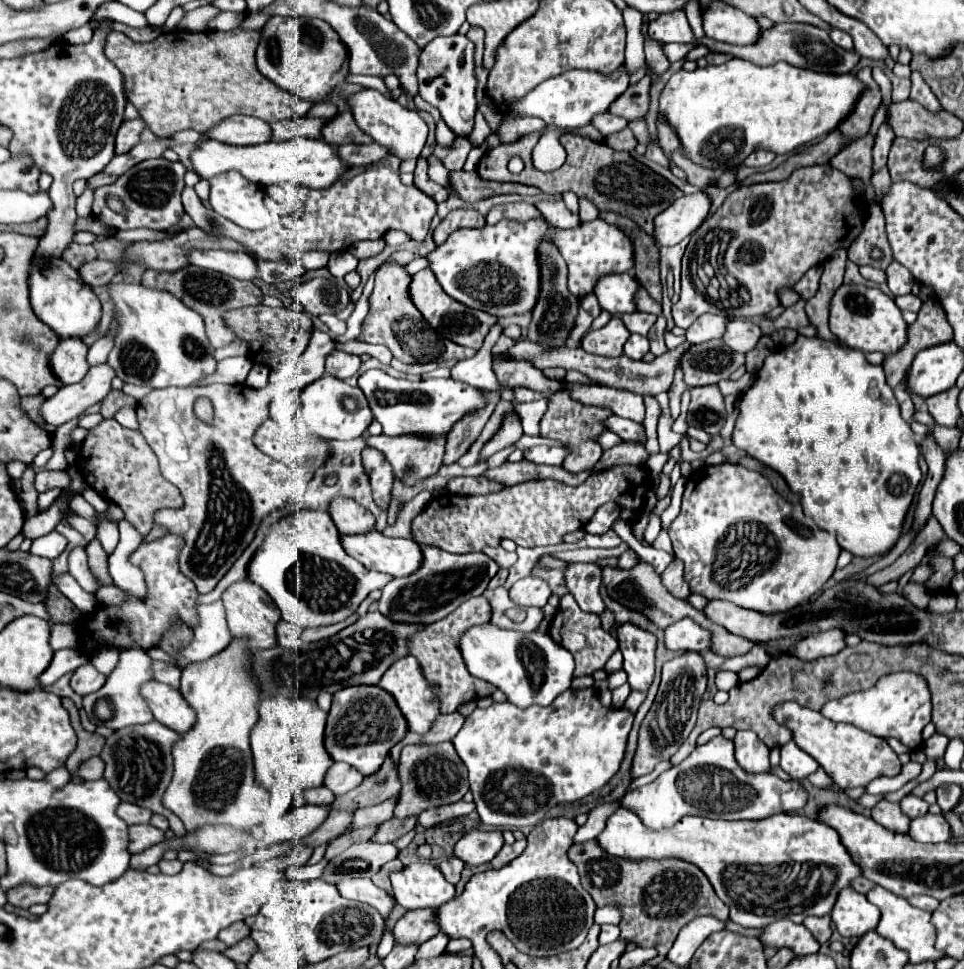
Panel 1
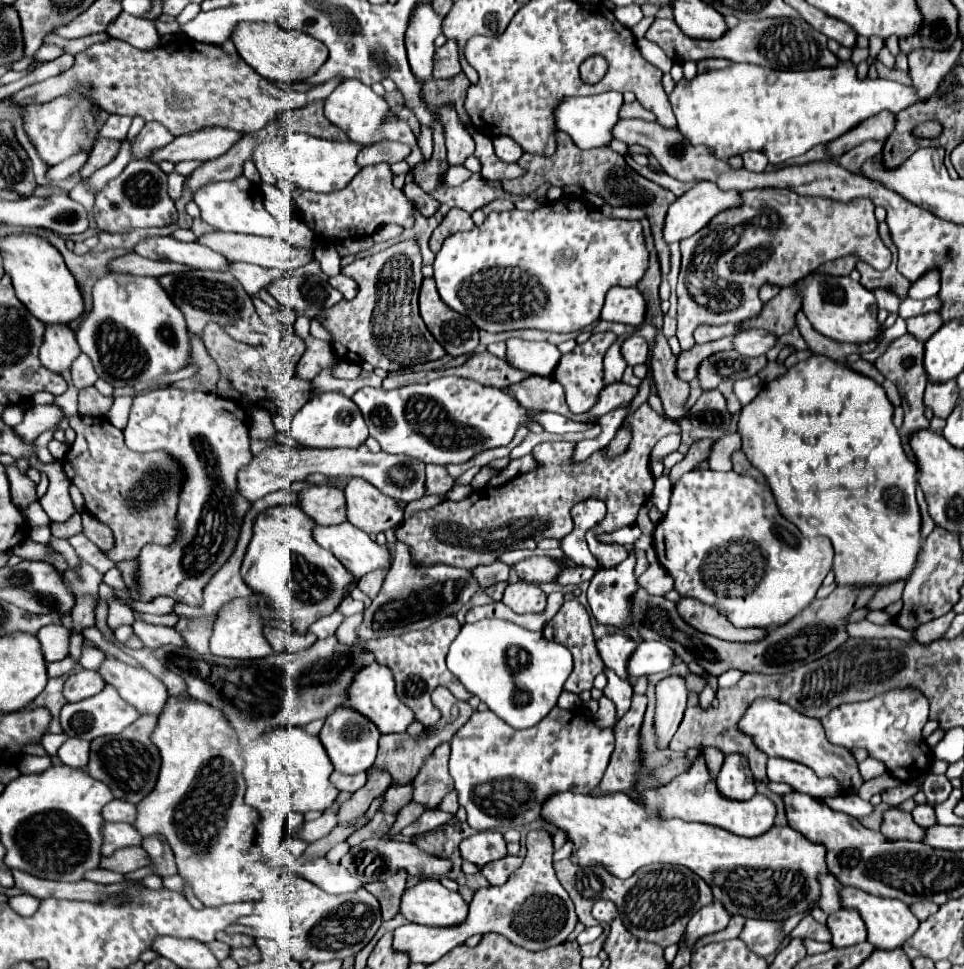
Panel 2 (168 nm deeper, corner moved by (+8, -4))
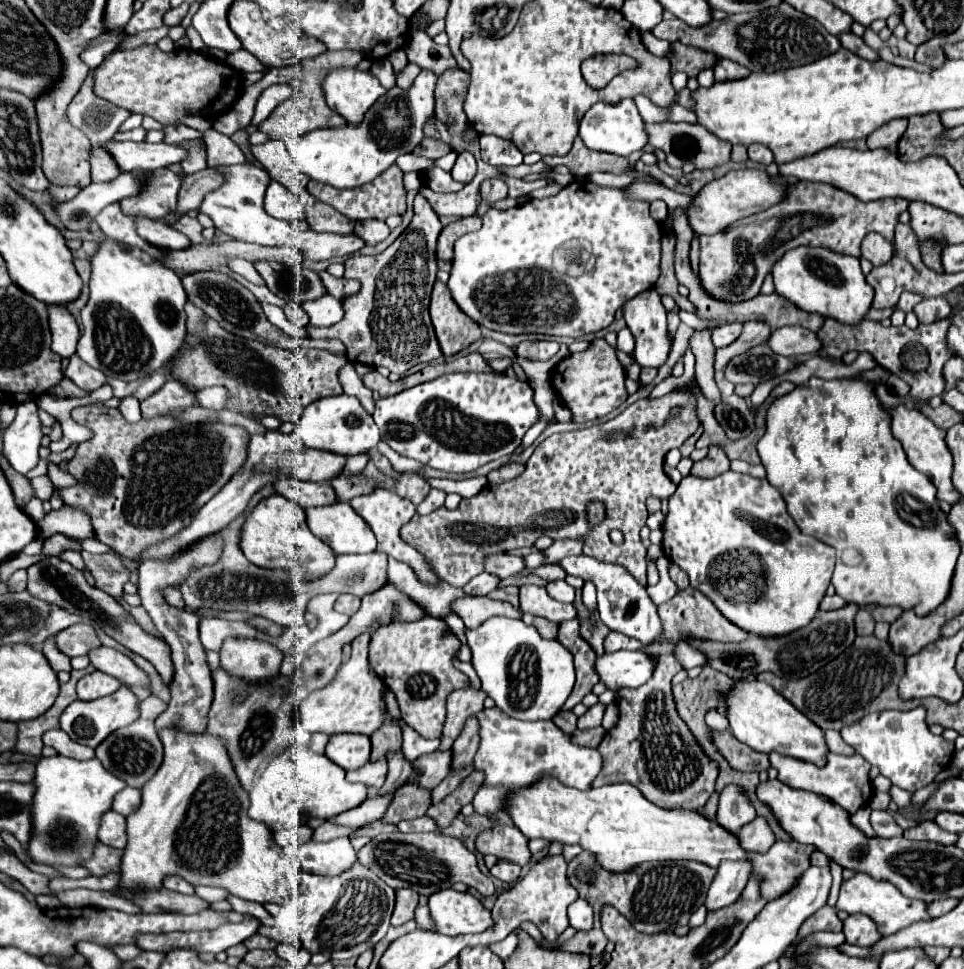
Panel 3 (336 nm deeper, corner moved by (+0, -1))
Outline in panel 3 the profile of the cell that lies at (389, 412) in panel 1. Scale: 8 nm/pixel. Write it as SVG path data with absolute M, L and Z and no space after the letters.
M485 372L445 374L431 382L423 382L413 388L407 388L395 396L375 400L373 420L379 426L381 440L385 440L401 456L419 460L421 464L431 468L463 474L463 472L473 472L479 466L497 460L501 456L509 456L519 448L525 432L541 418L533 394L535 392L527 382L511 376L495 376Z

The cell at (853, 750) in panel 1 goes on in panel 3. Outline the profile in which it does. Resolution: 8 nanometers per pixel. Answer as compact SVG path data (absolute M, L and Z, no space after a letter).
M737 682L727 698L727 718L733 736L751 746L757 752L781 752L817 766L825 766L825 756L829 748L825 744L825 734L817 724L813 724L805 714L801 714L789 700L785 700L777 690L763 682Z

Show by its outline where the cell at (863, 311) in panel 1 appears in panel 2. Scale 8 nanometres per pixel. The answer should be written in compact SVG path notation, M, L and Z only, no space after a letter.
M807 273L797 281L797 295L801 297L801 311L813 323L813 327L841 343L867 343L879 335L877 301L875 295L851 277L831 277L827 273Z

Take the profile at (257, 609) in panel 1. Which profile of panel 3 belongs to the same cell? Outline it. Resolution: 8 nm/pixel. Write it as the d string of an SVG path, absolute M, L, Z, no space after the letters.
M233 636L227 638L219 650L221 666L247 682L269 680L279 674L283 652L259 638Z

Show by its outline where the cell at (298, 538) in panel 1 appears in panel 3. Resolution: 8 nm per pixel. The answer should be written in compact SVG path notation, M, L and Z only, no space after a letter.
M281 494L261 500L249 514L241 532L241 550L247 560L259 568L285 570L291 576L297 576L297 580L319 580L321 576L329 574L335 564L335 552L307 528L305 510Z

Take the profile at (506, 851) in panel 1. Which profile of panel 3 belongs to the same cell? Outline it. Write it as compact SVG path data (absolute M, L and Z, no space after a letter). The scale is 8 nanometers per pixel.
M499 860L493 868L491 868L491 876L507 882L507 884L513 884L519 880L519 874L521 874L521 866L513 864L513 862L507 862L507 860Z

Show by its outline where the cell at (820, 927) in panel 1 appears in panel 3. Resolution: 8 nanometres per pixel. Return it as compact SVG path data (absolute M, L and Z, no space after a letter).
M823 906L819 912L815 912L813 916L809 916L801 928L799 928L799 938L811 934L811 932L819 932L819 930L827 930L827 932L841 932L841 920L835 912L835 908Z

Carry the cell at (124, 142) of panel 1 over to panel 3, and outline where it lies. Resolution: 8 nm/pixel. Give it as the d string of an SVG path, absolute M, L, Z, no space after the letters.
M105 148L91 150L91 182L111 182L121 174L121 168L113 164L113 156Z

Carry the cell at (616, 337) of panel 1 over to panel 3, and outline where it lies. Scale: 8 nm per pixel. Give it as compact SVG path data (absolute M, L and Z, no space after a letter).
M595 338L583 352L571 354L551 370L551 384L561 396L563 404L573 412L575 422L591 422L607 416L627 400L625 370L617 360L615 348L605 338Z

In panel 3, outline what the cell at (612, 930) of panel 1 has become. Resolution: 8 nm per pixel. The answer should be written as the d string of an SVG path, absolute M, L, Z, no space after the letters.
M575 900L569 906L569 922L575 930L589 930L593 928L593 908L583 900Z

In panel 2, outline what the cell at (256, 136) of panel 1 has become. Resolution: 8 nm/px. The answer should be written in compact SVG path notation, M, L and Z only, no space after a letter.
M223 127L201 129L197 133L175 137L173 143L149 153L147 159L153 163L161 163L163 159L171 163L181 163L189 159L209 161L227 153L239 139L241 135L237 135L237 131L229 131Z

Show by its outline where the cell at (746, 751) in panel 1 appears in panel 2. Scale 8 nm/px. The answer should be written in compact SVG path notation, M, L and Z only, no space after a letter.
M741 755L725 757L723 769L717 777L717 791L731 801L749 801L755 795L753 775L747 775L747 765Z

